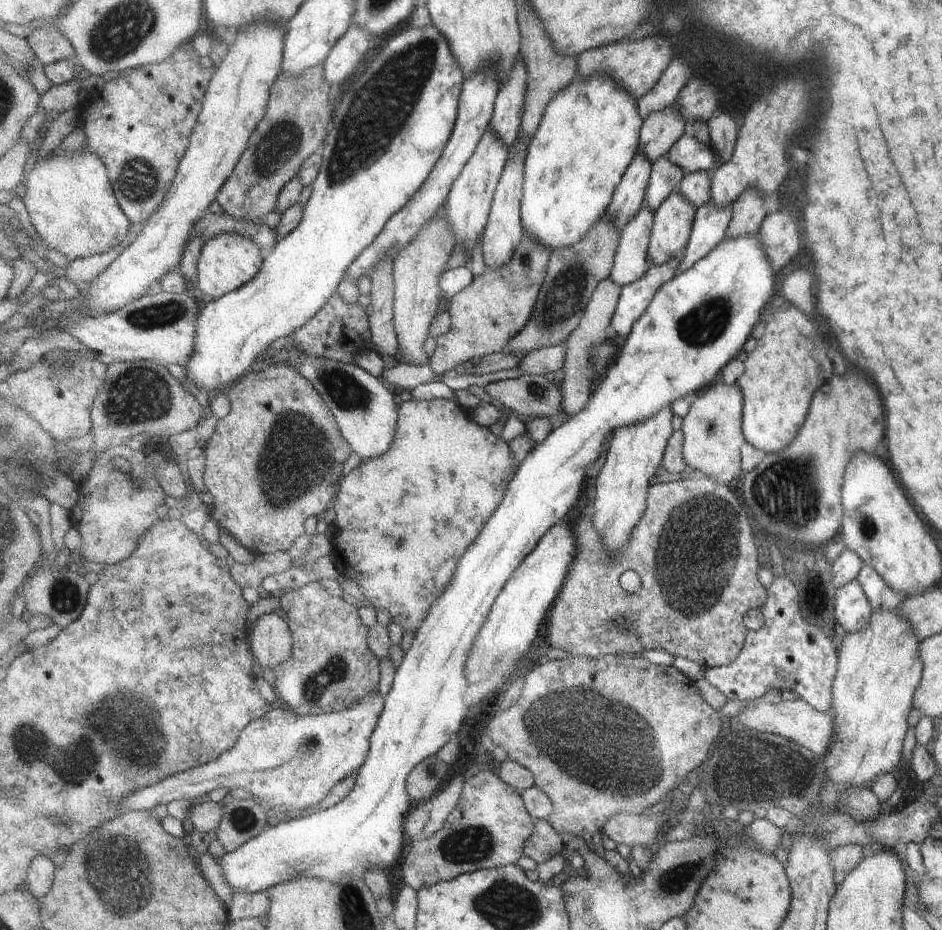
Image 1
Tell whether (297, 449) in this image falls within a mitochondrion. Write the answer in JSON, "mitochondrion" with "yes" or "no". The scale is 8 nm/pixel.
{"mitochondrion":"yes"}

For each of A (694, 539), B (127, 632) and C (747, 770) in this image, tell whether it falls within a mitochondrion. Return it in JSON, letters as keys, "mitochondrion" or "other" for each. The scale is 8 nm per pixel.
{"A":"mitochondrion","B":"other","C":"mitochondrion"}

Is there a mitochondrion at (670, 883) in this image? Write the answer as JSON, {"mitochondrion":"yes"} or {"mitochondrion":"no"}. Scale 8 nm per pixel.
{"mitochondrion":"yes"}

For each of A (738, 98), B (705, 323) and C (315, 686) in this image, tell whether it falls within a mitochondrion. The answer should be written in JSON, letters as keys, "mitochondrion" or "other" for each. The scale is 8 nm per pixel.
{"A":"other","B":"mitochondrion","C":"mitochondrion"}

